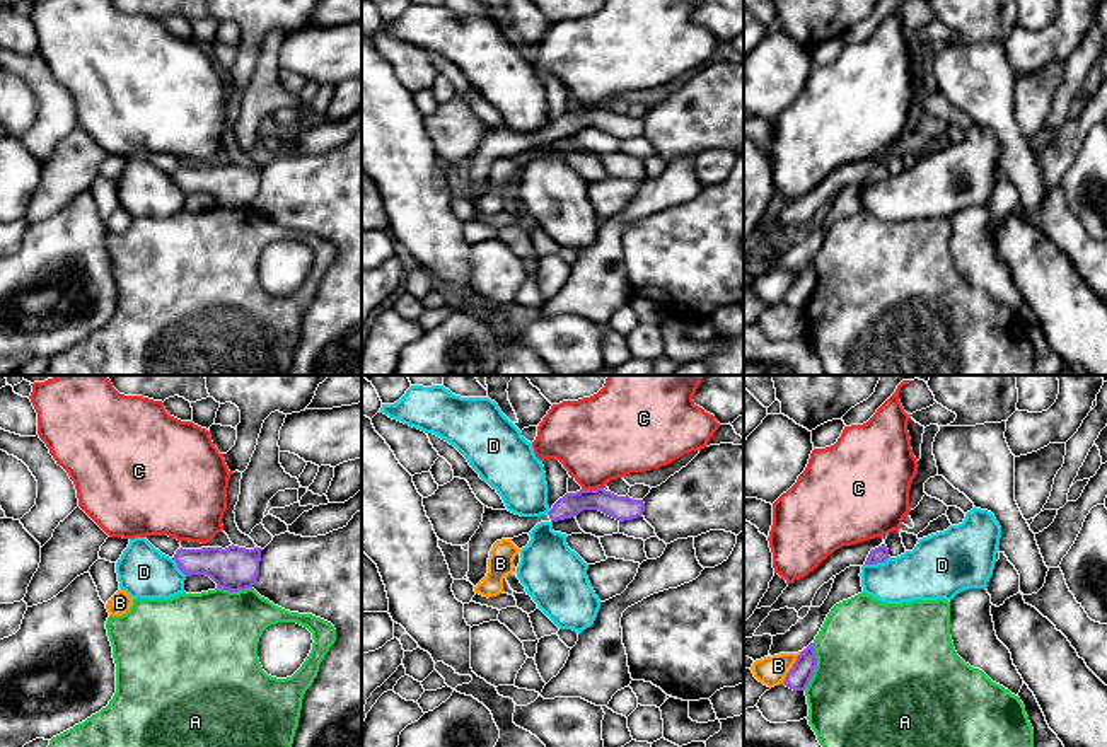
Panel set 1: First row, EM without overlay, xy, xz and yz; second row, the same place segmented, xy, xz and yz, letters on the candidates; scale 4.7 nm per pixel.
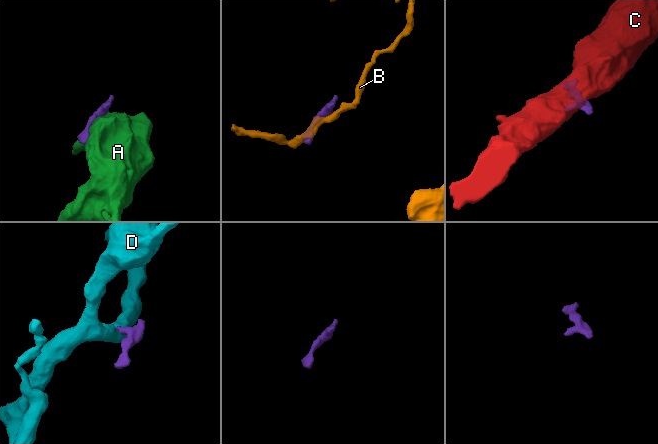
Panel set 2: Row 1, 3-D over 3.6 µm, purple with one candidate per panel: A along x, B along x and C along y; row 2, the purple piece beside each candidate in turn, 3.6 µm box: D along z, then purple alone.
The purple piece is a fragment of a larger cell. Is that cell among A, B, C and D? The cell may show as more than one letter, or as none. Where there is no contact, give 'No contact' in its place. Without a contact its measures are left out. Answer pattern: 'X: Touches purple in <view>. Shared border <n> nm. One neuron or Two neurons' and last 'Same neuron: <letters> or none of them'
A: Touches purple in yz. Shared border 220 nm. Two neurons
B: Touches purple in yz. Shared border 200 nm. Two neurons
C: Touches purple in xz. Shared border 110 nm. Two neurons
D: Touches purple in yz. Shared border 130 nm. Two neurons
Same neuron: none of them

